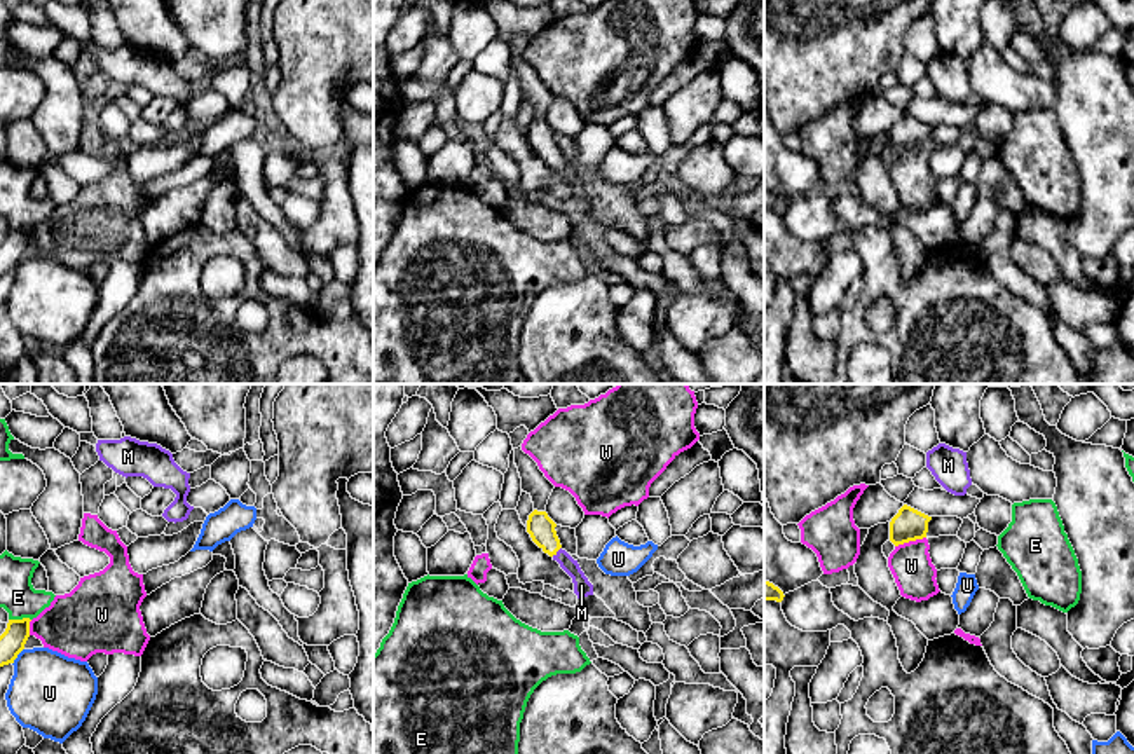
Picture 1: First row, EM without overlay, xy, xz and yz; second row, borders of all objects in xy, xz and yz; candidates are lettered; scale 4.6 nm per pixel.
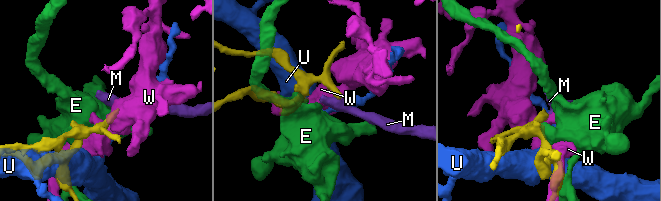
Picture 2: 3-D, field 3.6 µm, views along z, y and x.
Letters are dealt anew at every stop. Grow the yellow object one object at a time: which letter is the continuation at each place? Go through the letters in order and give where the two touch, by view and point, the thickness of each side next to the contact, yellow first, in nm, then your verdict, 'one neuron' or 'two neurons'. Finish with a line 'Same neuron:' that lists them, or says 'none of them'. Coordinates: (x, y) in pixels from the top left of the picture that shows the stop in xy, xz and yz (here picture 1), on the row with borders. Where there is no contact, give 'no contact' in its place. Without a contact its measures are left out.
E: meets yellow in xy at (20, 620); 120 nm thick on the yellow side, 170 nm on the other; two neurons
M: meets yellow in xz at (555, 552); 120 nm thick on the yellow side, 80 nm on the other; one neuron
U: meets yellow in xy at (16, 657); 120 nm thick on the yellow side, 380 nm on the other; two neurons
W: meets yellow in yz at (909, 540); 150 nm thick on the yellow side, 190 nm on the other; two neurons
Same neuron: M

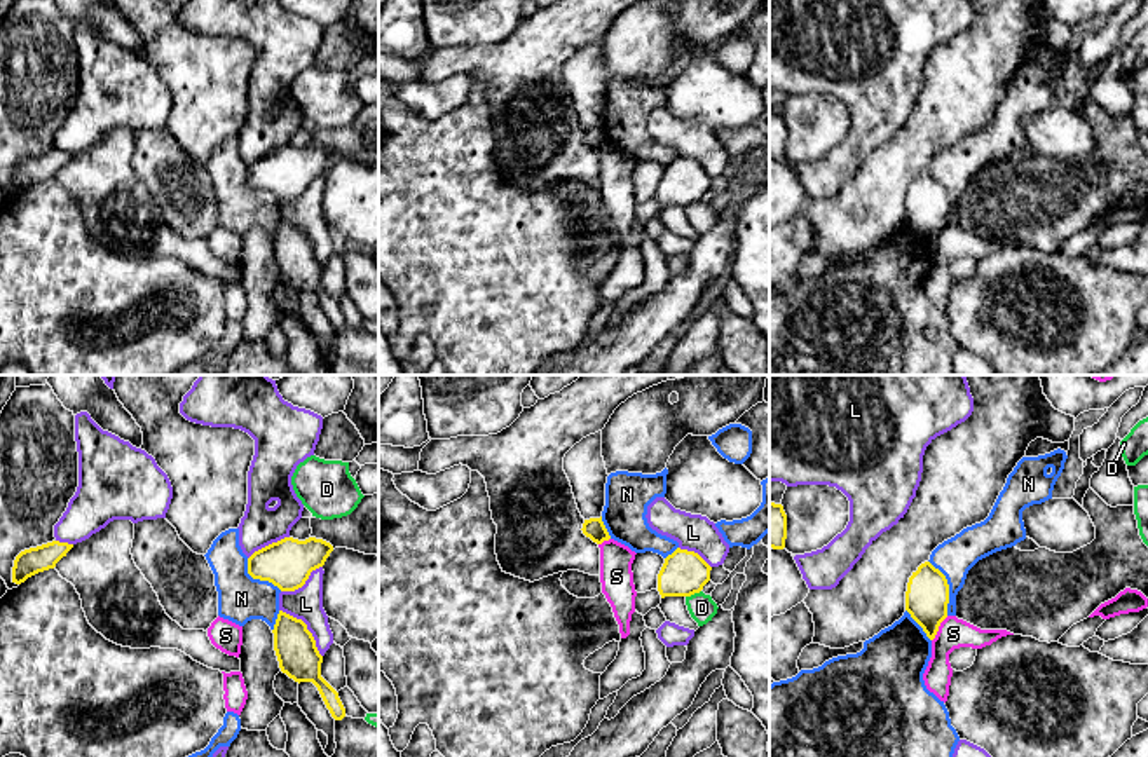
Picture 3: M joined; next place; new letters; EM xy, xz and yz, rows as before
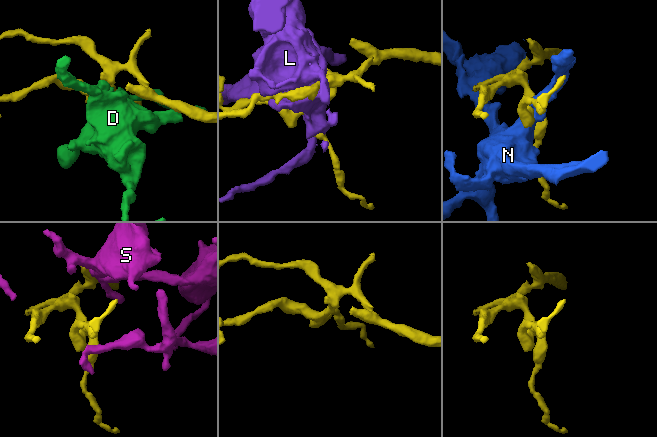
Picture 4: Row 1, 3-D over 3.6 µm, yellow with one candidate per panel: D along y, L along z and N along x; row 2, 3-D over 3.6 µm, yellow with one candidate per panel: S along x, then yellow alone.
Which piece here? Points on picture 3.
D: meets yellow in xz at (693, 593); 220 nm thick on the yellow side, 120 nm on the other; two neurons
L: meets yellow in xy at (306, 628); 190 nm thick on the yellow side, 150 nm on the other; two neurons
N: meets yellow in yz at (948, 588); 200 nm thick on the yellow side, 180 nm on the other; two neurons
S: meets yellow in yz at (937, 628); 200 nm thick on the yellow side, 140 nm on the other; two neurons
Same neuron: none of them

